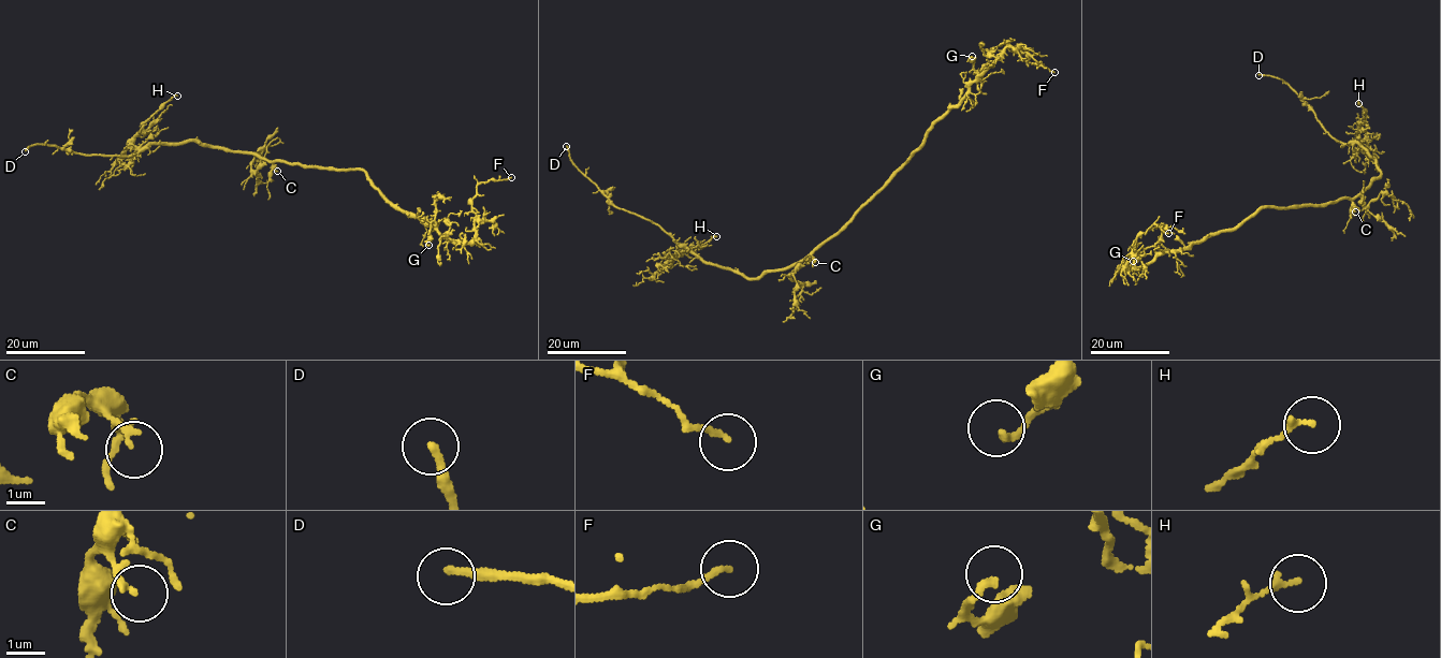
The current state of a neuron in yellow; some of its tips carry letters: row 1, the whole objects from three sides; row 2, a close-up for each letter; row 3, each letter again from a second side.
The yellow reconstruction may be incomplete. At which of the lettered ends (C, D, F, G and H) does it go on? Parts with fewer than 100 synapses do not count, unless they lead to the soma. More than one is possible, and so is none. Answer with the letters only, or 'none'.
D

